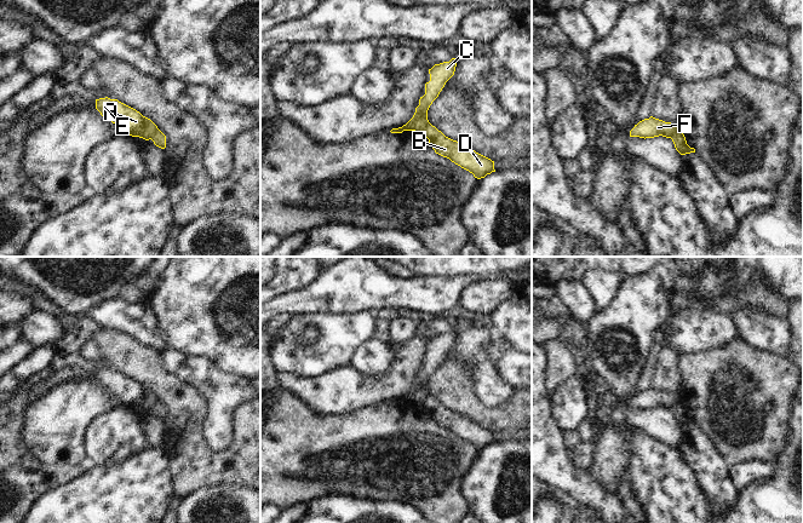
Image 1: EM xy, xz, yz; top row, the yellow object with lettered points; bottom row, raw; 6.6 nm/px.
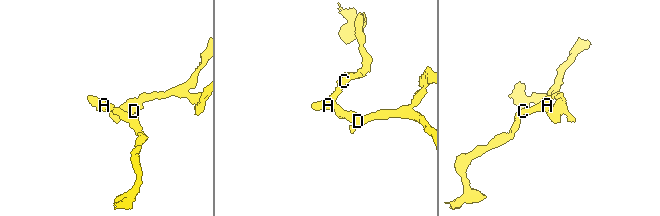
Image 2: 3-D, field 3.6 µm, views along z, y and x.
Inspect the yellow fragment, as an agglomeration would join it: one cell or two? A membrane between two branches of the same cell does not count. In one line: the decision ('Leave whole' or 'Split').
Split

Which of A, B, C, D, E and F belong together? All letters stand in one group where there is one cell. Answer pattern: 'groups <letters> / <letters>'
groups A C E F / B D

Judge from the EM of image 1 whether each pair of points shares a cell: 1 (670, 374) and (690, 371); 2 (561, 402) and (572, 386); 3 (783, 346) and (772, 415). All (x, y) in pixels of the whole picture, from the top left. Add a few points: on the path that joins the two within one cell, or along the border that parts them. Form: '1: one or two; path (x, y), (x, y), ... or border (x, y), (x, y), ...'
1: two; border (678, 355), (678, 373), (682, 388), (680, 395)
2: one; path (565, 398), (572, 390)
3: two; border (753, 348), (789, 358)

